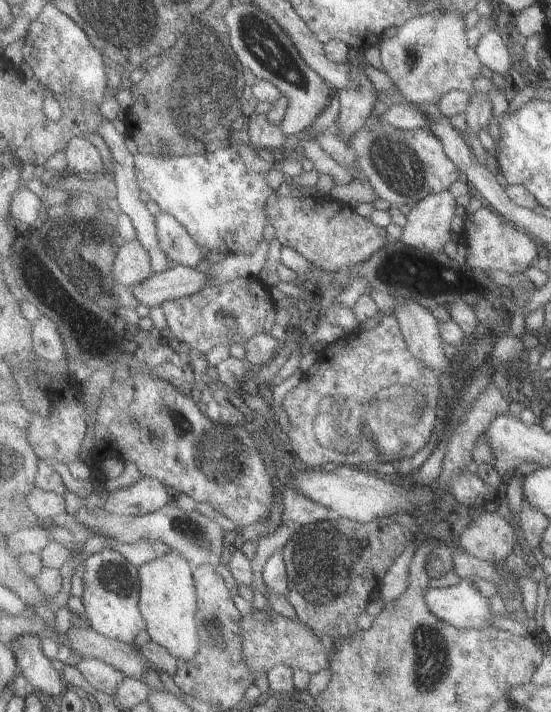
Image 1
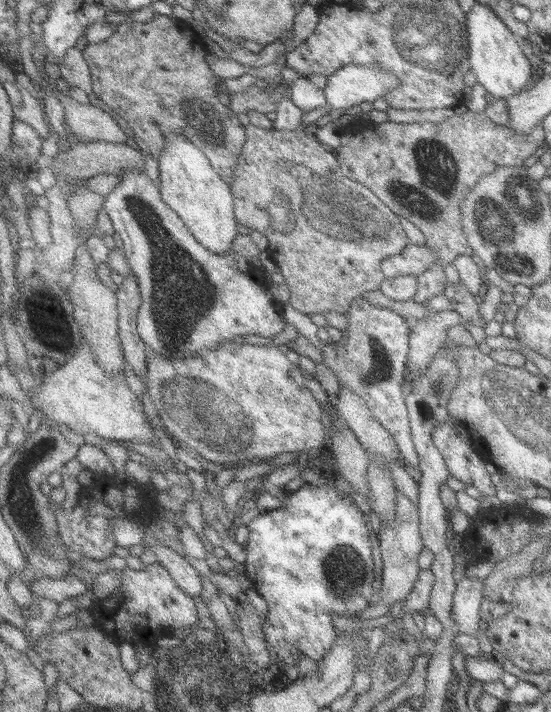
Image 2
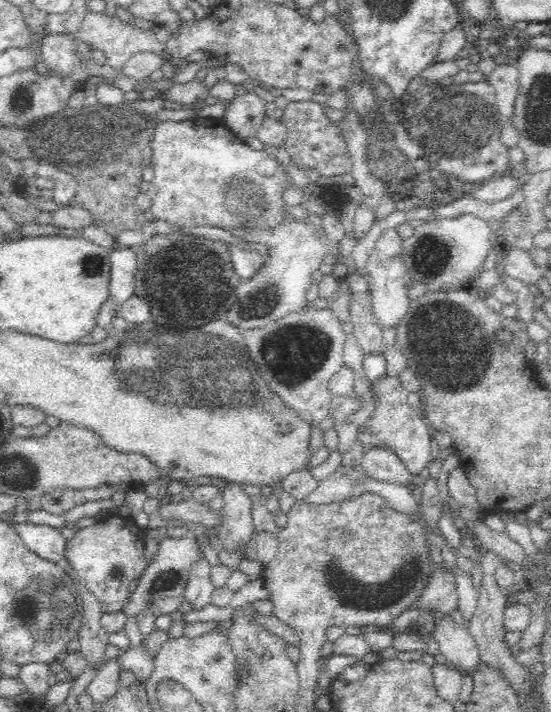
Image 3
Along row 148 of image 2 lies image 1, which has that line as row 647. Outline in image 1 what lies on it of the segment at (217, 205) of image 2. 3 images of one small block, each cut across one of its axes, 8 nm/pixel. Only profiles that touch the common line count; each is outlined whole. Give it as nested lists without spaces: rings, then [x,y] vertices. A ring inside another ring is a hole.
[[[169,552],[161,558],[141,564],[139,568],[139,610],[147,620],[147,634],[157,646],[163,646],[175,658],[191,660],[199,652],[197,630],[197,590],[195,566],[179,552]]]

